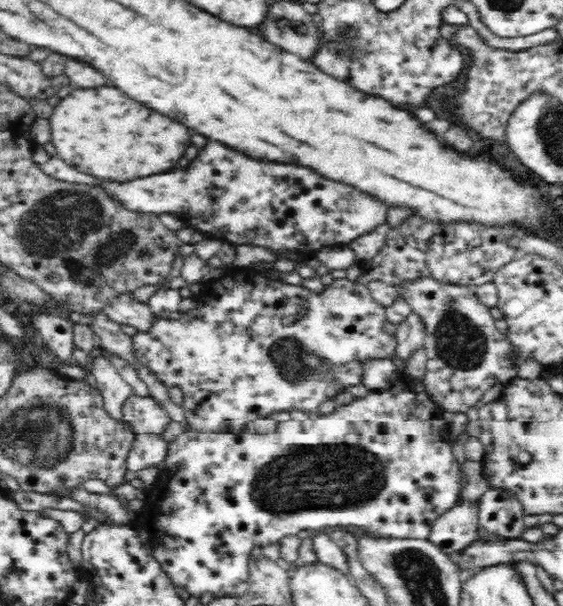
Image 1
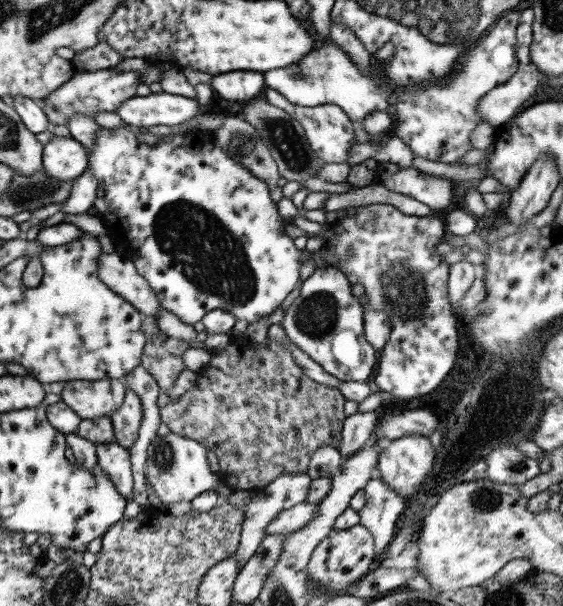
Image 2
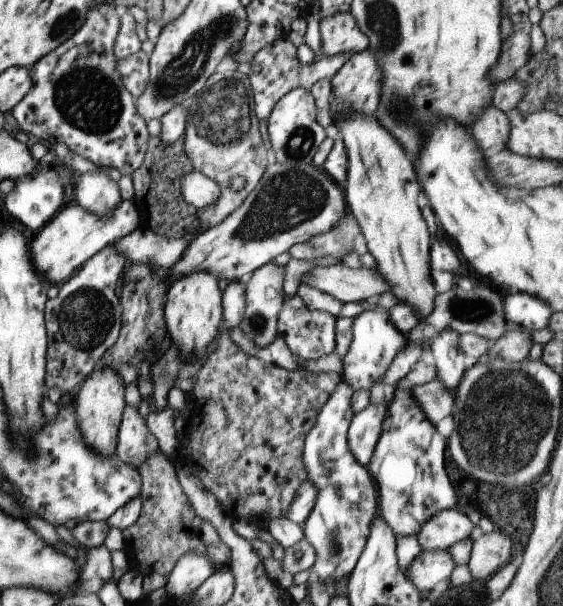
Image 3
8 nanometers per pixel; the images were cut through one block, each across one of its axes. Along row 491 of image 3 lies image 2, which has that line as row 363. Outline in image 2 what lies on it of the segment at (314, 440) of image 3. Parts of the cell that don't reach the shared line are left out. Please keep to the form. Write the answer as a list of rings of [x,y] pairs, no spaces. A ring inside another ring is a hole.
[[[334,266],[317,268],[310,278],[300,281],[295,294],[285,305],[284,321],[280,323],[286,337],[314,360],[326,373],[340,381],[366,381],[371,383],[378,362],[377,351],[368,343],[364,335],[364,308],[352,293],[352,284],[342,271]]]

